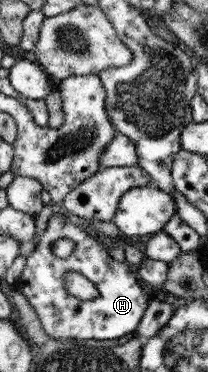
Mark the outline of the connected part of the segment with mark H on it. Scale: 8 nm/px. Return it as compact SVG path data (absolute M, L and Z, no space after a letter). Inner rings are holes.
M60 209L47 222L47 227L36 243L35 249L26 257L23 273L16 281L20 292L26 296L47 335L55 339L119 339L127 333L135 332L151 297L137 282L137 276L128 262L119 262L109 253L99 237L91 235L87 229L76 227ZM73 241L75 248L71 255L63 258L53 253L60 242ZM68 271L76 271L87 277L99 292L99 296L89 301L81 301L67 293L62 277Z

